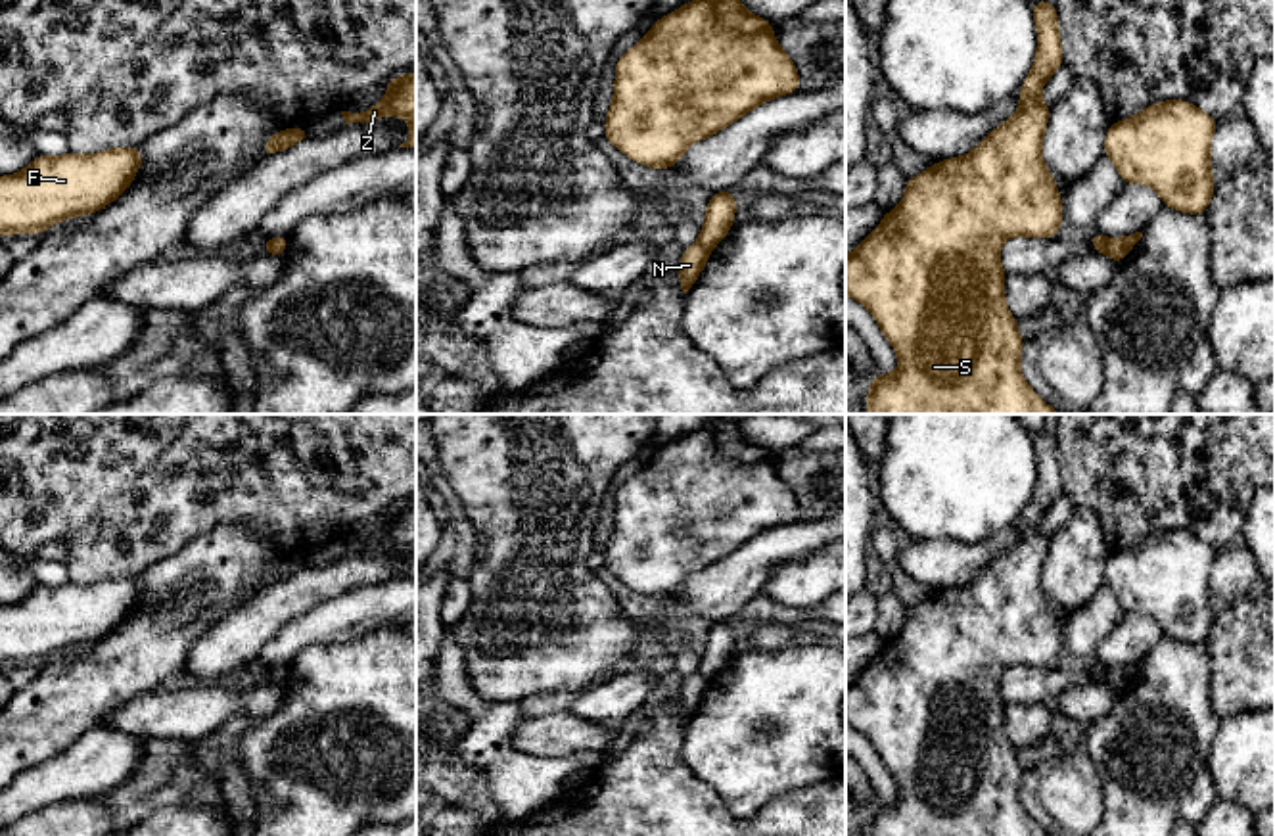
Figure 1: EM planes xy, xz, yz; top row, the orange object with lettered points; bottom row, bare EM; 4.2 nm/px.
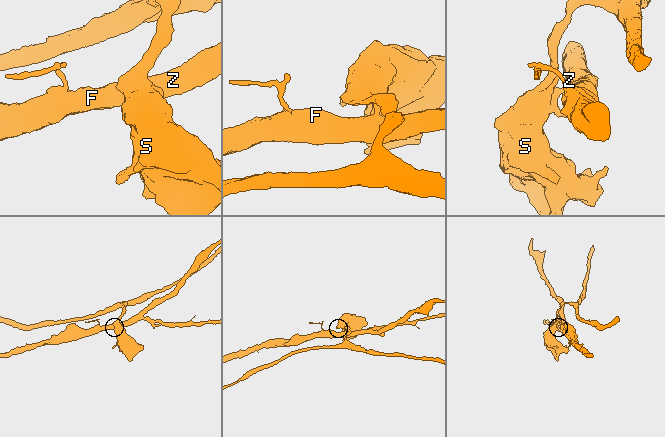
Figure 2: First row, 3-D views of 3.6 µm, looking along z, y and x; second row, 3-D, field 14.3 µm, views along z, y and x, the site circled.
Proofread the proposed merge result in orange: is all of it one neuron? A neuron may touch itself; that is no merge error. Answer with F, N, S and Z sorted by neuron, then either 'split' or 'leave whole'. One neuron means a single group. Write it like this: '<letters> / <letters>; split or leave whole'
F N Z / S; split

